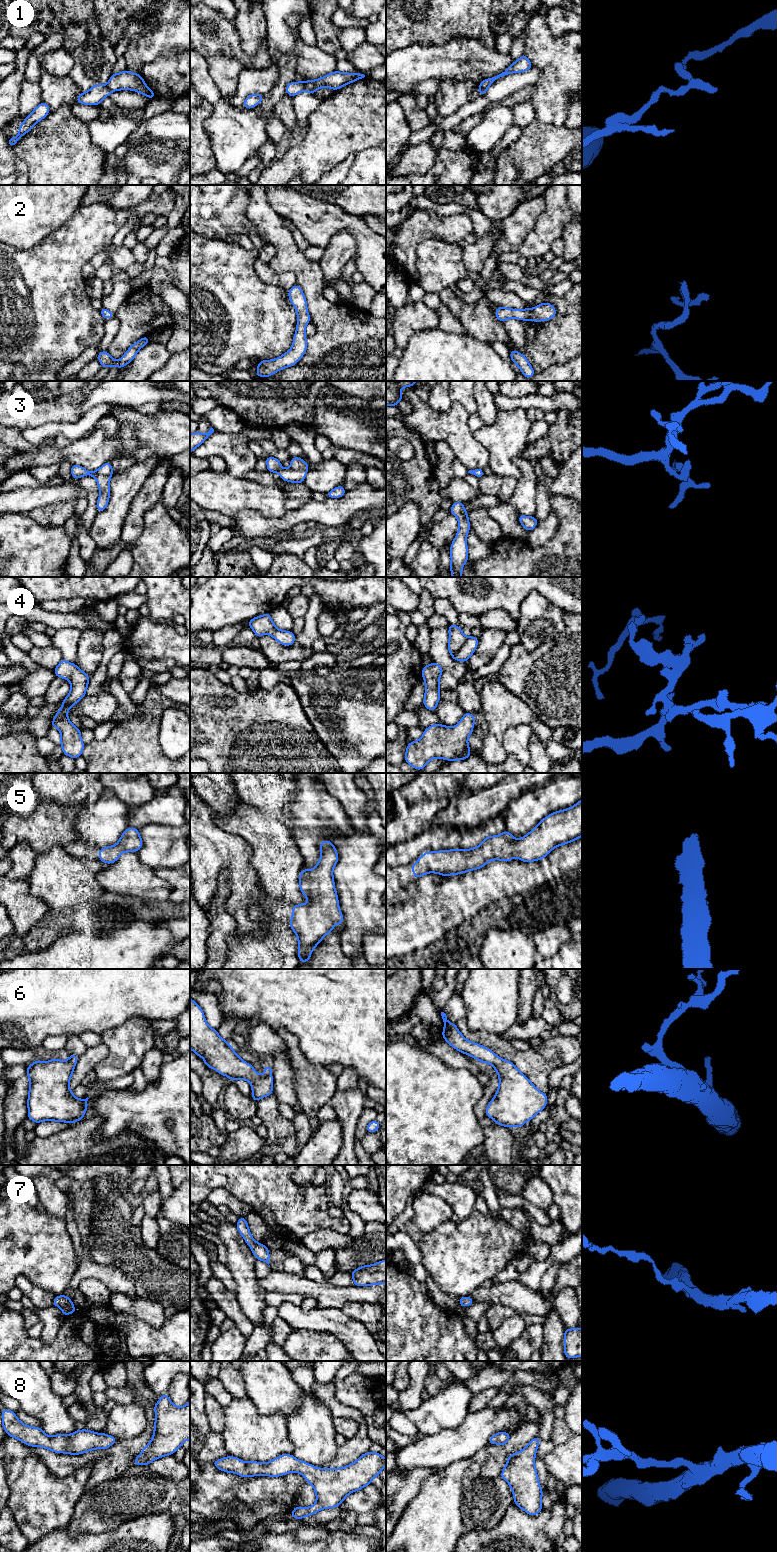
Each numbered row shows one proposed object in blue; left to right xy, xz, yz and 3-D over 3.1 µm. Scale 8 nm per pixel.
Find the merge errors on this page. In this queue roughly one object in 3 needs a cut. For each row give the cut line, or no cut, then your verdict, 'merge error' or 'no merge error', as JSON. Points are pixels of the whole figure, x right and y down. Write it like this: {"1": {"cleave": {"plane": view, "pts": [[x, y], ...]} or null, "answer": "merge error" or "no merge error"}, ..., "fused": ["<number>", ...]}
{"1": {"cleave": {"plane": "xz", "pts": [[305, 82], [303, 89]]}, "answer": "merge error"}, "2": {"cleave": null, "answer": "no merge error"}, "3": {"cleave": null, "answer": "no merge error"}, "4": {"cleave": null, "answer": "no merge error"}, "5": {"cleave": null, "answer": "no merge error"}, "6": {"cleave": null, "answer": "no merge error"}, "7": {"cleave": null, "answer": "no merge error"}, "8": {"cleave": null, "answer": "no merge error"}, "fused": ["1"]}

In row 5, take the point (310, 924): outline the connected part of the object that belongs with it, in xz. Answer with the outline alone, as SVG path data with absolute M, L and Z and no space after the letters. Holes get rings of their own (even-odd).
M324 840L319 846L321 857L313 869L302 869L299 875L299 887L302 894L310 900L309 903L293 905L292 919L289 921L291 929L298 938L298 958L301 963L308 962L312 951L318 943L331 931L334 923L341 925L344 921L339 908L338 895L335 890L333 869L339 860L337 850L333 843Z

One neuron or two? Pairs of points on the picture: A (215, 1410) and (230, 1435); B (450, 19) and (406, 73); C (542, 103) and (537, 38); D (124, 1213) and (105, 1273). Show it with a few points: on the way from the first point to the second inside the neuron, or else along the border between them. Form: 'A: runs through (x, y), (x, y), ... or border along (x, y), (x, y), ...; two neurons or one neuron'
A: border along (223, 1408), (224, 1428), (220, 1433); two neurons
B: border along (451, 38), (438, 45), (413, 43), (406, 47); two neurons
C: runs through (548, 87), (548, 54); one neuron
D: border along (86, 1254), (102, 1266), (117, 1265), (128, 1276); two neurons

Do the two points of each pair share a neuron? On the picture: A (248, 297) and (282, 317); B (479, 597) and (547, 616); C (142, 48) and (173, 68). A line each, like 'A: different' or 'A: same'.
A: same
B: different
C: different

